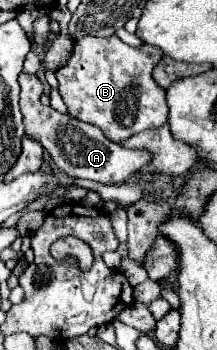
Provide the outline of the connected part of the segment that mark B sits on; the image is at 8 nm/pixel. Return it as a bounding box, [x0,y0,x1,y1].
[55,35,169,143]

